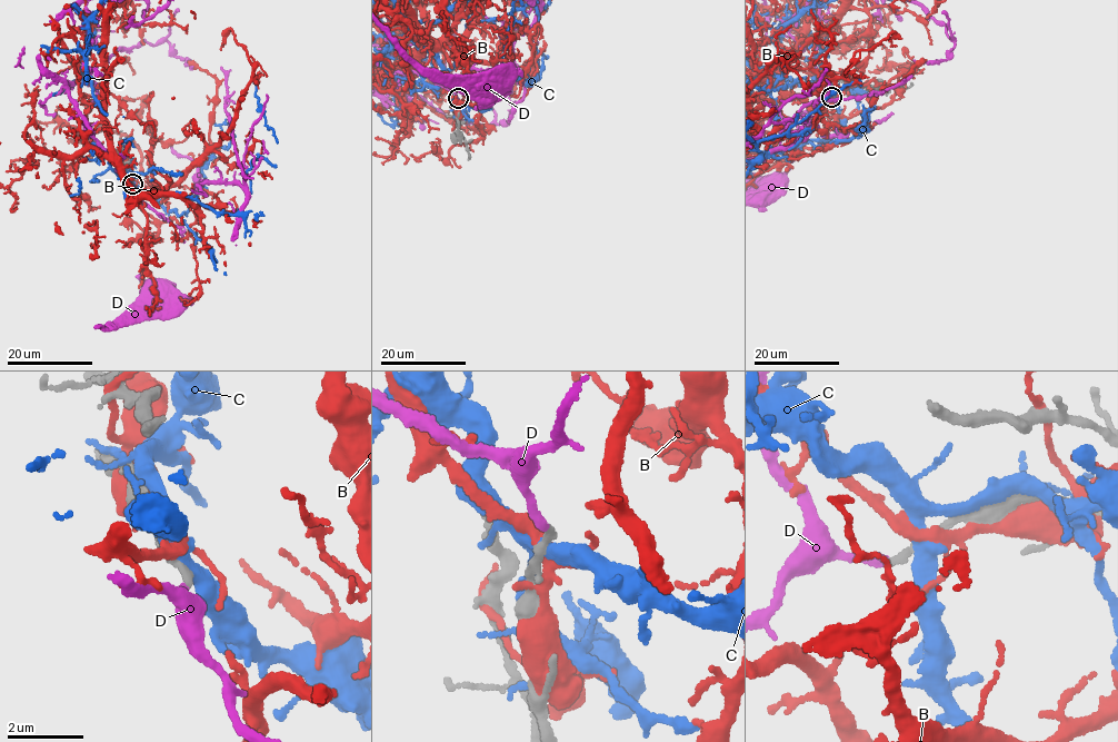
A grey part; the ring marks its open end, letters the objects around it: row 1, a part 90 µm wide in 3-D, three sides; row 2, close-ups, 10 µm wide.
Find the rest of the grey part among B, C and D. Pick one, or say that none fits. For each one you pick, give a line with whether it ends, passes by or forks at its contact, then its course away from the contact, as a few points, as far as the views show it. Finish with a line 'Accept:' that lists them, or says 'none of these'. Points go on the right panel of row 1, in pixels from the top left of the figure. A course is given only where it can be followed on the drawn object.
D: it ends
Accept: D

